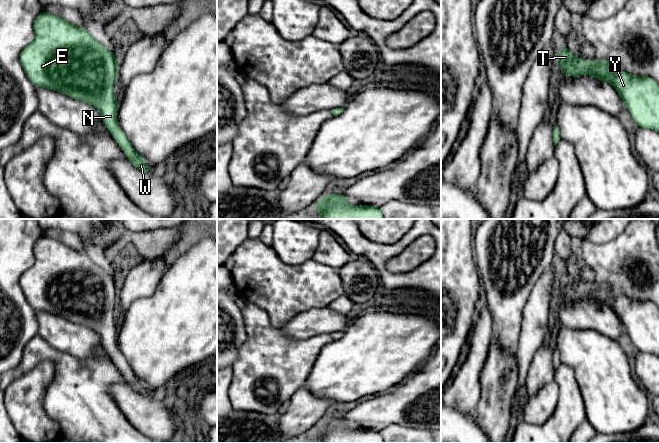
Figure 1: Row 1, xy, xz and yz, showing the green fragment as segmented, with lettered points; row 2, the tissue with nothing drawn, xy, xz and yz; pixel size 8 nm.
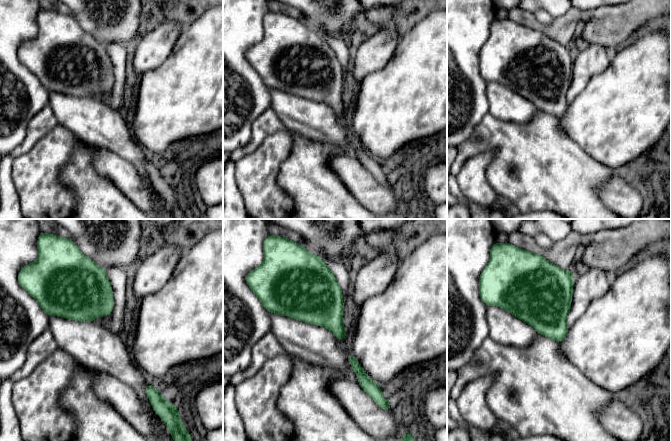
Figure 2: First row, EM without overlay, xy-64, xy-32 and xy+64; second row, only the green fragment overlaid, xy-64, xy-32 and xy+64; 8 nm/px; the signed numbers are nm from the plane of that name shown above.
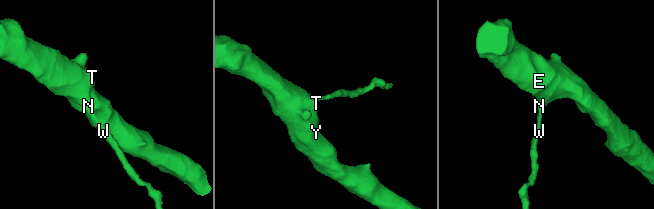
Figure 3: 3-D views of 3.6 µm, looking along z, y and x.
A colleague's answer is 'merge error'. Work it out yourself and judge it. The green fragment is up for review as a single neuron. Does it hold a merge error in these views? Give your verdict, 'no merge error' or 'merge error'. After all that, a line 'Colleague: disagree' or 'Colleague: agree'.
no merge error
Colleague: disagree

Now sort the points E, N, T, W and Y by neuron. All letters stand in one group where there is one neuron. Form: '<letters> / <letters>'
E N T W Y

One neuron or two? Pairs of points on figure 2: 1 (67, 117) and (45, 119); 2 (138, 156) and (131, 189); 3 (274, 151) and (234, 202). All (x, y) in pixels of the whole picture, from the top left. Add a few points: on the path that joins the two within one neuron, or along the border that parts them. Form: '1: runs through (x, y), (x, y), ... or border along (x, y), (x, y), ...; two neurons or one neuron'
1: border along (48, 104), (58, 123); two neurons
2: border along (116, 153), (127, 159), (139, 175), (151, 184); two neurons
3: border along (234, 171), (236, 184), (246, 208); two neurons

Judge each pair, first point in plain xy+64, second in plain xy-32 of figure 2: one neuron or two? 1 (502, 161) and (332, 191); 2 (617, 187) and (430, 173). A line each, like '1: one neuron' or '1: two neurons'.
1: one neuron
2: two neurons

